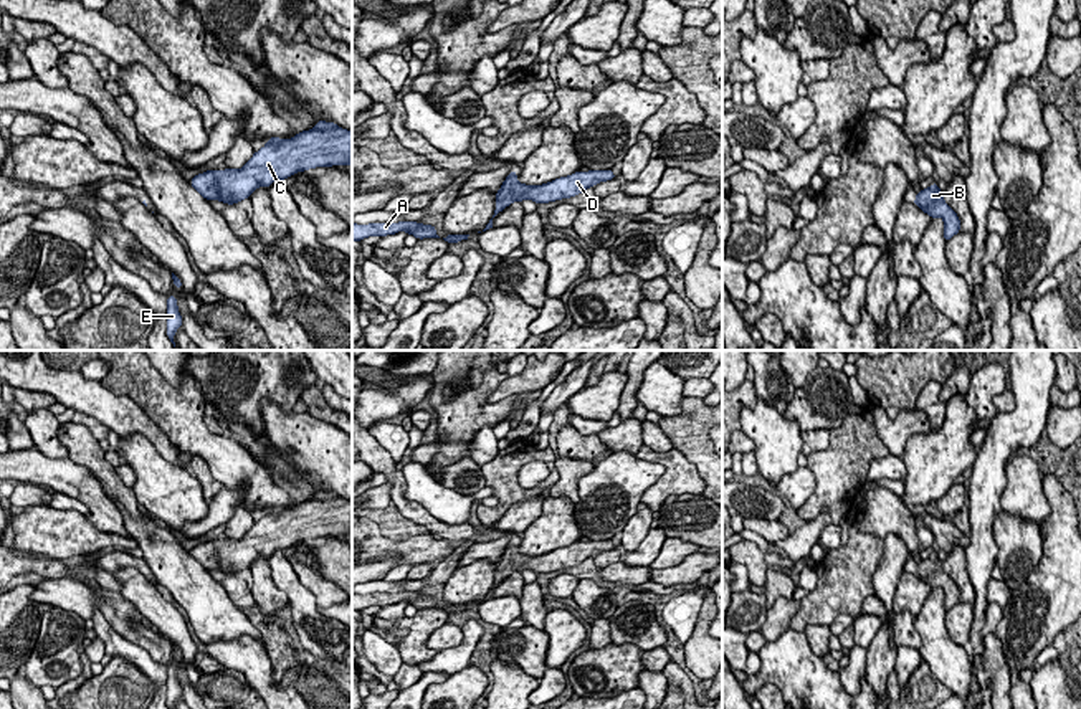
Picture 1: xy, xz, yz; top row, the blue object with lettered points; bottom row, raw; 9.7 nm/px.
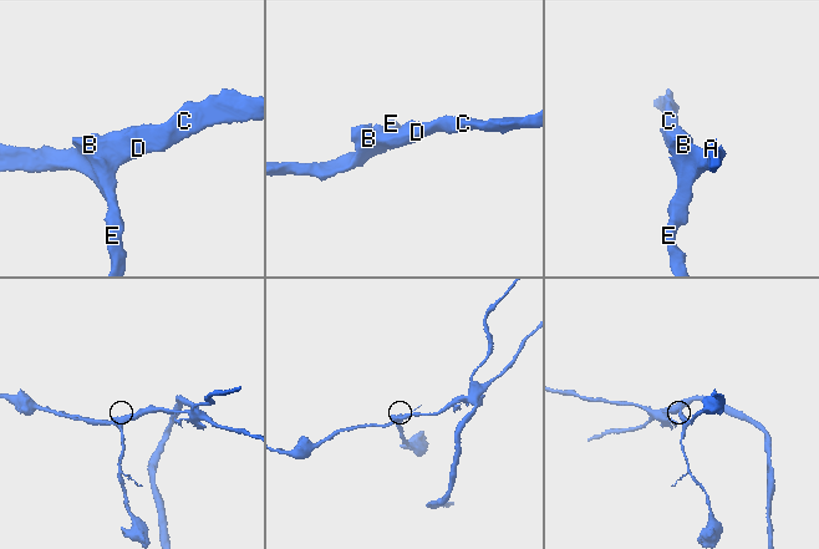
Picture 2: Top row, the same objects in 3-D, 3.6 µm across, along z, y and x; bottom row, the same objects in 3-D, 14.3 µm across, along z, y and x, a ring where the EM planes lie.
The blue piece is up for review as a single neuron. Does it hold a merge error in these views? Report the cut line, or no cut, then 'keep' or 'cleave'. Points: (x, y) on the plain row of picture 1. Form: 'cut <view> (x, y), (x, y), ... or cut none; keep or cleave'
cut none; keep

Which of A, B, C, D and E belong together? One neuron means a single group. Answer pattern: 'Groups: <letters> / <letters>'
Groups: A B C D E

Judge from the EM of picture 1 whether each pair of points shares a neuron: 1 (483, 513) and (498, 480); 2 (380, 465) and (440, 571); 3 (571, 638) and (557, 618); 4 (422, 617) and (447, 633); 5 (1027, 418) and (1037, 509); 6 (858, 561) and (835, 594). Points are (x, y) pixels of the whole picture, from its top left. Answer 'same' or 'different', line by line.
1: same
2: different
3: same
4: different
5: different
6: same

